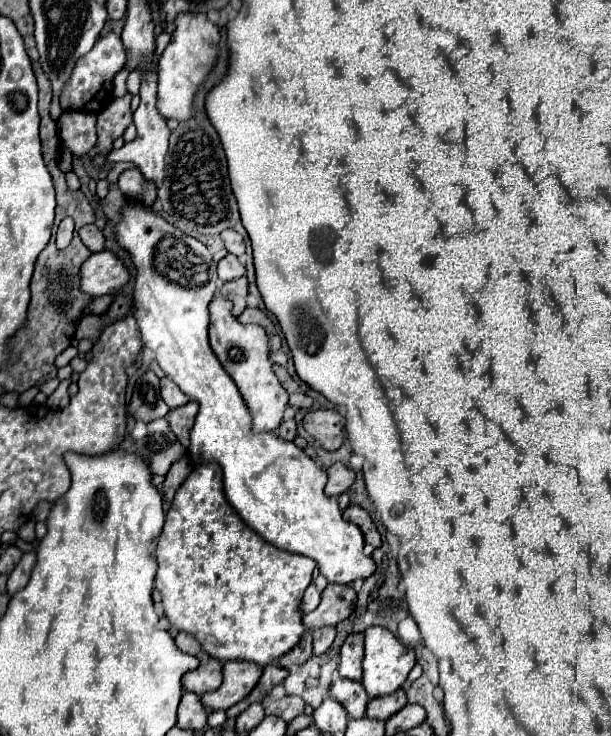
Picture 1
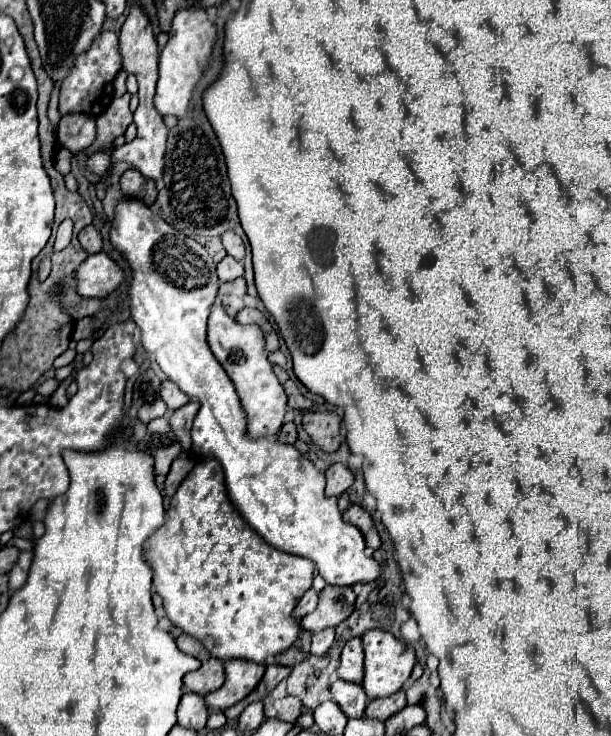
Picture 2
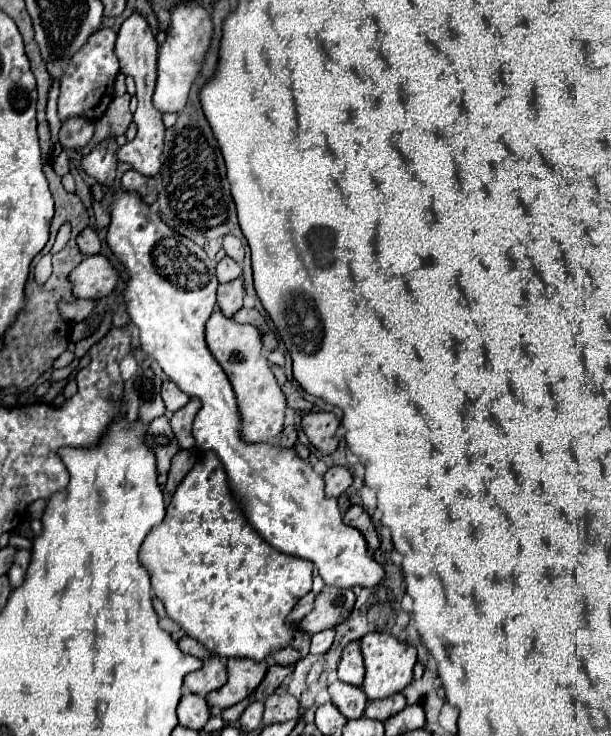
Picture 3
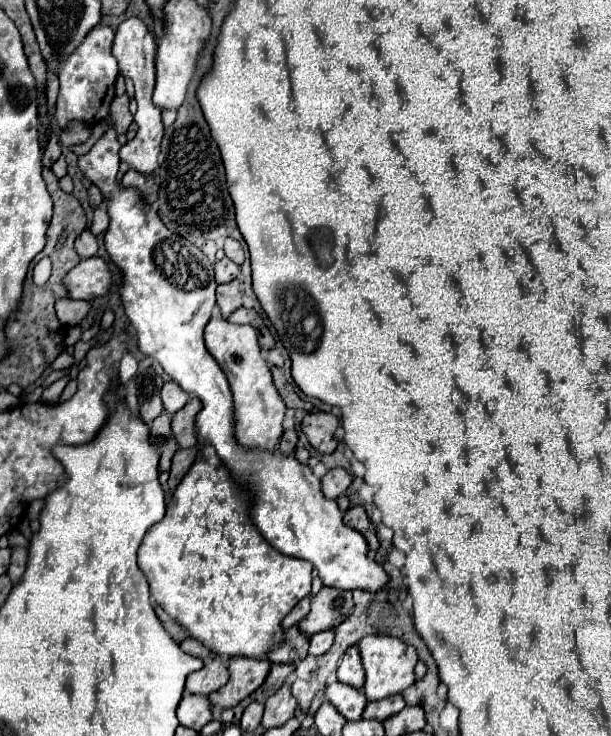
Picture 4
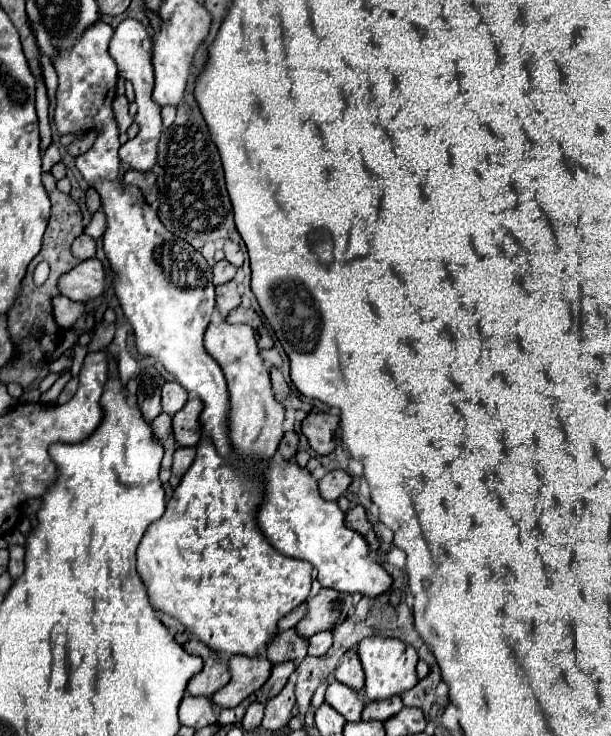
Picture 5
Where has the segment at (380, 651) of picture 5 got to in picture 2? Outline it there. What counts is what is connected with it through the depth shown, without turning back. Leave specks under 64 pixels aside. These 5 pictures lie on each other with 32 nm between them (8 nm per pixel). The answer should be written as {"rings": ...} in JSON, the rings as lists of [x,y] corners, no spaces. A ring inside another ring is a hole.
{"rings":[[[370,630],[362,636],[364,646],[364,682],[362,688],[370,700],[374,698],[386,698],[394,692],[402,690],[402,686],[408,682],[412,668],[416,664],[416,652],[410,644],[394,638],[390,632],[384,630]]]}

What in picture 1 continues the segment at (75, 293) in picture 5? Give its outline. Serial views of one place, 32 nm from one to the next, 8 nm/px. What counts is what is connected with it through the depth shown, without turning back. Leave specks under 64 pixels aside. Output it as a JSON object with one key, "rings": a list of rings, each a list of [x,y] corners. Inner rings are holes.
{"rings":[[[112,252],[92,254],[80,268],[80,290],[88,296],[114,294],[128,282],[126,266]]]}

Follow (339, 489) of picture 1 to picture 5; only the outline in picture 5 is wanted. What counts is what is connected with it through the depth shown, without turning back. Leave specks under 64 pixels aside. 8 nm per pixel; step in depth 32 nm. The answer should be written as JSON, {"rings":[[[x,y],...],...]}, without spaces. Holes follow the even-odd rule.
{"rings":[[[332,470],[332,472],[326,472],[324,478],[320,478],[318,488],[320,488],[320,494],[324,496],[324,500],[336,502],[346,492],[350,482],[352,482],[352,476],[348,472]]]}

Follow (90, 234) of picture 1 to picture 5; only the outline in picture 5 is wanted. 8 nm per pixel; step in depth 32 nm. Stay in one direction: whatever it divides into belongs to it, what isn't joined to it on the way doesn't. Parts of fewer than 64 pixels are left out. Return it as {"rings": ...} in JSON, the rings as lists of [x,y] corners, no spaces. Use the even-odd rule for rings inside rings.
{"rings":[[[80,234],[74,242],[72,242],[72,254],[82,262],[88,258],[94,258],[96,254],[96,240],[92,240],[86,234]]]}

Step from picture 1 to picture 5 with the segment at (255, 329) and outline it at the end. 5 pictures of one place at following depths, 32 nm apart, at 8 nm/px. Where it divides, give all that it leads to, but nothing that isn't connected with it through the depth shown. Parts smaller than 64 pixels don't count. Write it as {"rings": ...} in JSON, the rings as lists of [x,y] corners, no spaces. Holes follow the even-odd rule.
{"rings":[[[226,322],[218,326],[210,324],[204,336],[204,346],[226,376],[230,396],[228,438],[236,460],[220,456],[208,438],[198,442],[192,468],[188,468],[184,480],[168,500],[164,516],[148,526],[138,546],[138,574],[146,586],[152,608],[180,620],[192,634],[206,642],[208,648],[226,654],[256,656],[266,642],[278,636],[278,620],[308,598],[312,564],[292,560],[276,552],[256,522],[256,512],[264,500],[262,468],[256,466],[262,466],[274,458],[284,436],[284,408],[272,396],[270,374],[258,354],[256,334],[250,326],[232,326]]]}

